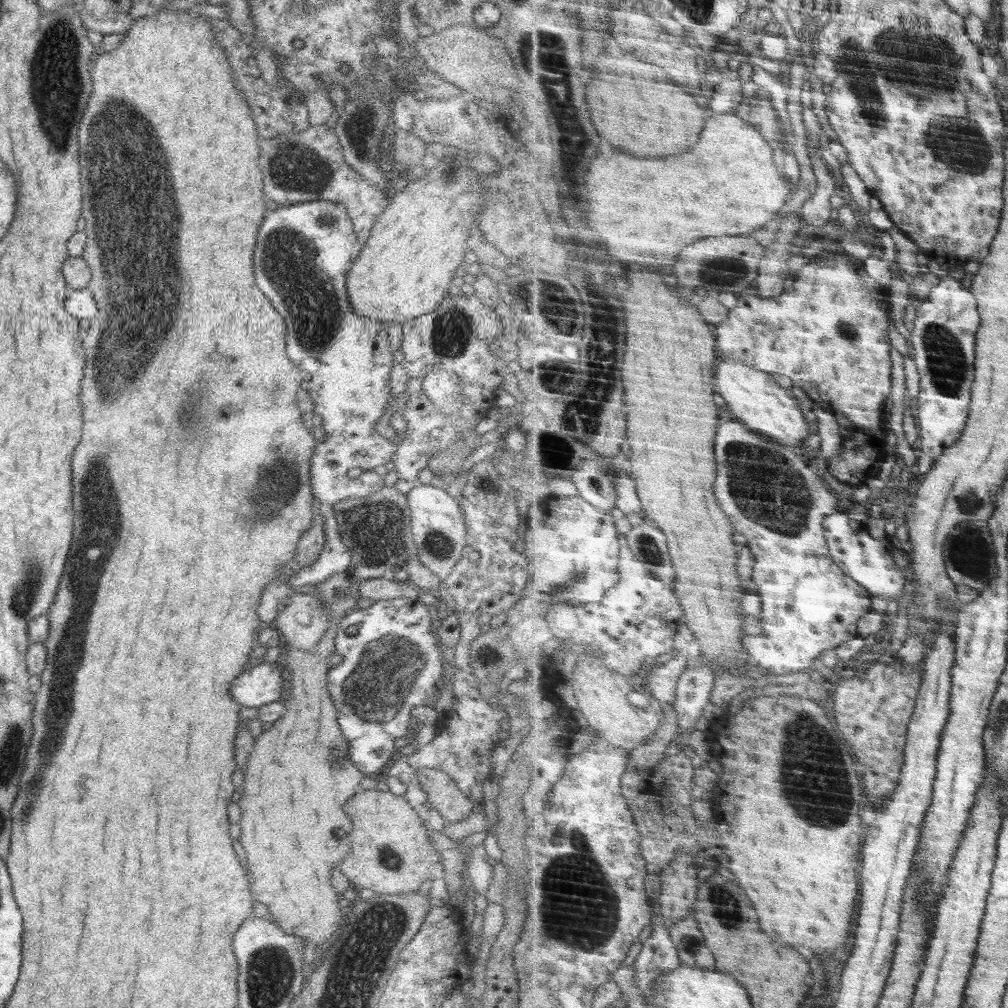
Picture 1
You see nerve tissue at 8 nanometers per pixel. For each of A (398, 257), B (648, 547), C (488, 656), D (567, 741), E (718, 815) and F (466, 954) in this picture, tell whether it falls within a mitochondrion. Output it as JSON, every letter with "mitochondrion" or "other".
{"A":"other","B":"mitochondrion","C":"other","D":"other","E":"other","F":"other"}

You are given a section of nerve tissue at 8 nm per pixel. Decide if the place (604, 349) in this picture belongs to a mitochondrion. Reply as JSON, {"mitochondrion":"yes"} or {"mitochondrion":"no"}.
{"mitochondrion":"yes"}

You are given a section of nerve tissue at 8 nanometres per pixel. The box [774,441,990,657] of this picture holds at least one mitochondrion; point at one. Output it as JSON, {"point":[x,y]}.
{"point":[969,502]}

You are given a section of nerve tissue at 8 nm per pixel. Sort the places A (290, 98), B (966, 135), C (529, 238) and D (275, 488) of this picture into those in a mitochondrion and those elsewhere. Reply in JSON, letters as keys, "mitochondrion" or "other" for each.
{"A":"other","B":"mitochondrion","C":"other","D":"mitochondrion"}

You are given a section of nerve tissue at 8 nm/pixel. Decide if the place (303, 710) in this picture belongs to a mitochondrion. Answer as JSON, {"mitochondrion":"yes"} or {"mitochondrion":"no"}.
{"mitochondrion":"no"}

